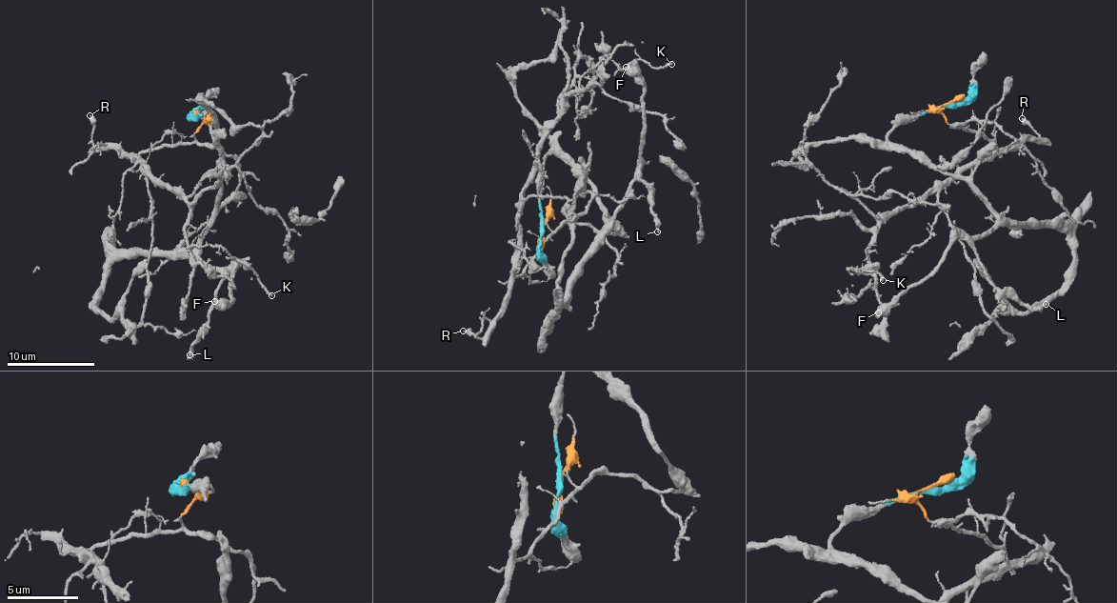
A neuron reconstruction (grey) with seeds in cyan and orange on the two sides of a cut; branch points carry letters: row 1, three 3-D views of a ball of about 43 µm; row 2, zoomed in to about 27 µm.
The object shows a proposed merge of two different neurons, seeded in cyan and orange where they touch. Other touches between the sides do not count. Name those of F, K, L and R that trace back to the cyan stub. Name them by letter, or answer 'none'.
F, L

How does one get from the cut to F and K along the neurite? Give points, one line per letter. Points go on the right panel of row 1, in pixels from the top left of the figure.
F: (951, 103), (911, 113), (887, 142), (964, 176), (997, 222), (980, 235), (957, 239), (944, 261), (877, 312)
K: (951, 103), (940, 108), (950, 124), (994, 150), (879, 225), (870, 271), (848, 271), (866, 266), (883, 279)

